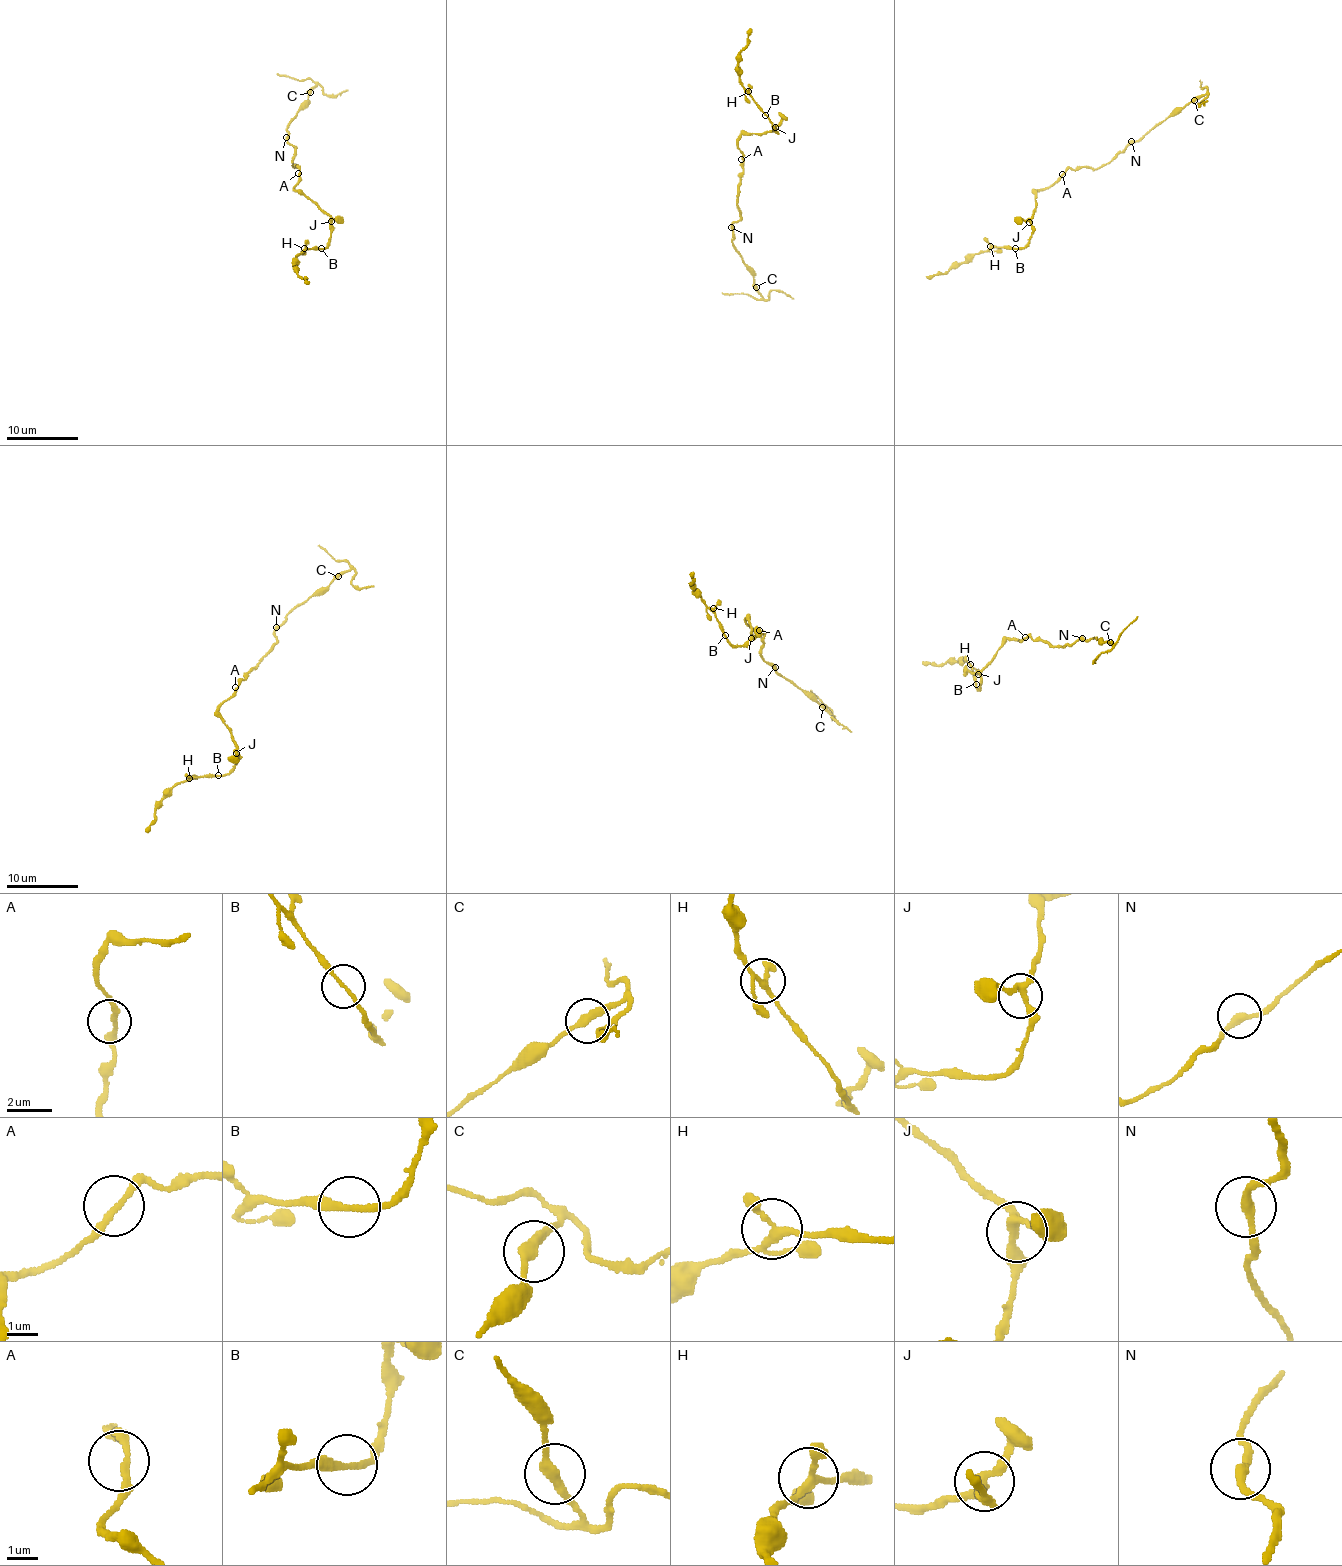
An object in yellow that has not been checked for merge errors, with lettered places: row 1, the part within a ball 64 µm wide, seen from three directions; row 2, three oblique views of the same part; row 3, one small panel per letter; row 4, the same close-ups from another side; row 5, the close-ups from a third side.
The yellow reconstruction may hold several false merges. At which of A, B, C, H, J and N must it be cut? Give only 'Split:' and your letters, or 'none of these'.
Split: none of these

